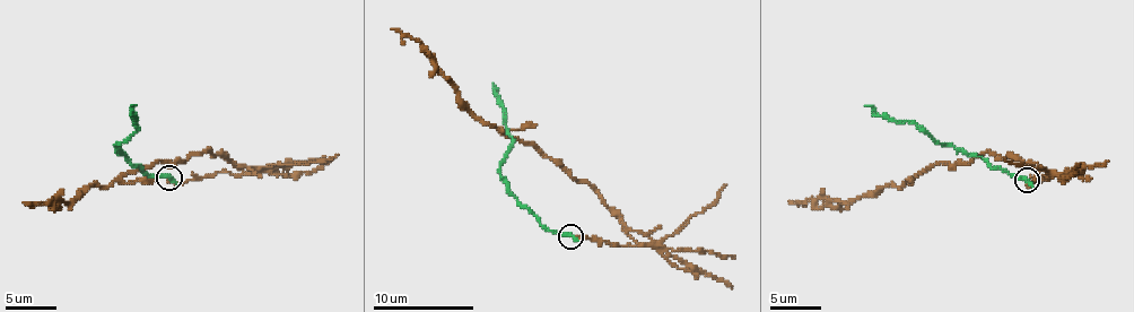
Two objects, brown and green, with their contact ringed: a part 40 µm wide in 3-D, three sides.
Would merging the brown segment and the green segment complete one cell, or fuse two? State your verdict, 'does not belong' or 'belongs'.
does not belong

